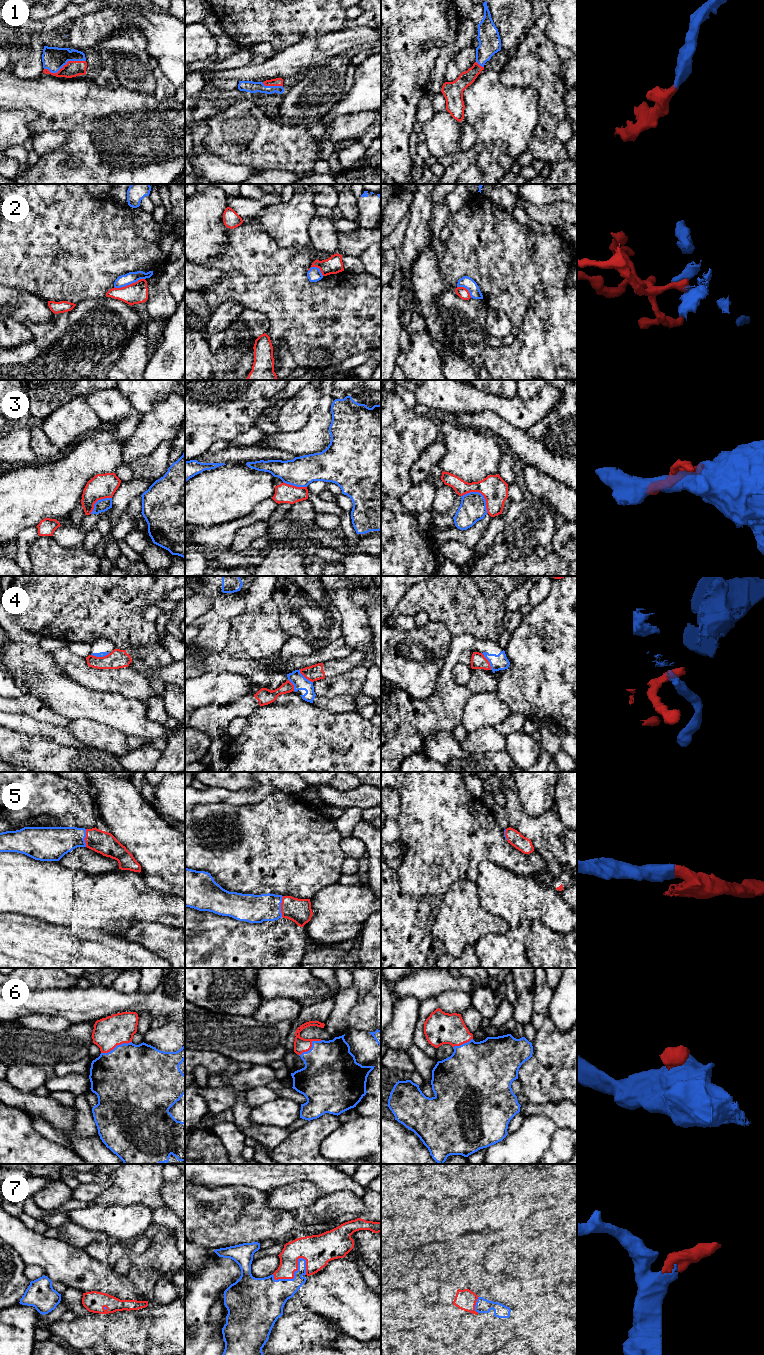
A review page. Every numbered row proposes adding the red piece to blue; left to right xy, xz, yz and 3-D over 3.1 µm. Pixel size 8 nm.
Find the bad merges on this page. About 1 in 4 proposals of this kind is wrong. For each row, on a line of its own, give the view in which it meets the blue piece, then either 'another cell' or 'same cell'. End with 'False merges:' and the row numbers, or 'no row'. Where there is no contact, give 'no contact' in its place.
1: meets blue in xy; same cell
2: meets blue in xy; another cell
3: meets blue in yz; another cell
4: meets blue in xy; another cell
5: meets blue in xz; same cell
6: meets blue in xy; same cell
7: meets blue in xz; same cell
False merges: 2, 3, 4

